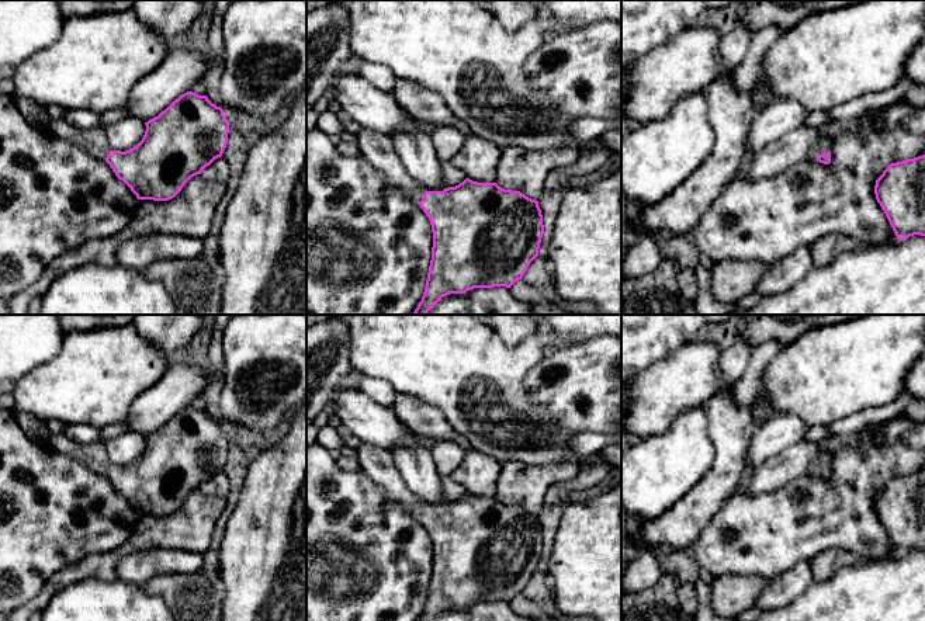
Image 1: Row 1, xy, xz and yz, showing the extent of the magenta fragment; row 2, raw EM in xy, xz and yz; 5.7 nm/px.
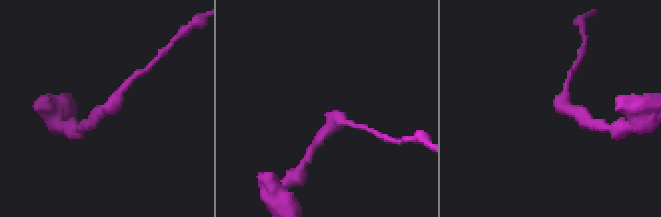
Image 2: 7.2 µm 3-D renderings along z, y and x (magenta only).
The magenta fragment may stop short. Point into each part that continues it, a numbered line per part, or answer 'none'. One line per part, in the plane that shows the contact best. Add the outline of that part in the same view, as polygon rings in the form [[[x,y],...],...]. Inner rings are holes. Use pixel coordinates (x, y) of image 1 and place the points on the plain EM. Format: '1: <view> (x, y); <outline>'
1: yz (824, 461); [[[821,457],[815,464],[810,466],[808,473],[817,475],[817,472],[822,468],[827,468],[829,465],[829,458],[828,457]]]

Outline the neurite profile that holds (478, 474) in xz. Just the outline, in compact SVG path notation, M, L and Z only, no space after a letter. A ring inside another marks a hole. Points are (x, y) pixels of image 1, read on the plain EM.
M470 448L450 476L472 496L495 497L502 466L498 459Z

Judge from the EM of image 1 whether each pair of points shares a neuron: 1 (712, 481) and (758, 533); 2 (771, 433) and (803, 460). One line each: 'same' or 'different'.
1: different
2: different

